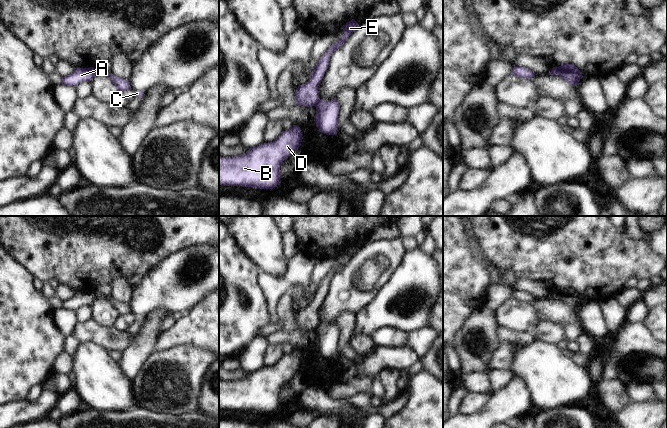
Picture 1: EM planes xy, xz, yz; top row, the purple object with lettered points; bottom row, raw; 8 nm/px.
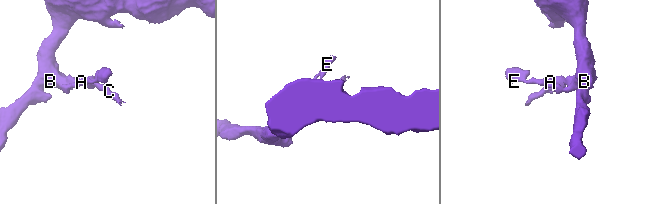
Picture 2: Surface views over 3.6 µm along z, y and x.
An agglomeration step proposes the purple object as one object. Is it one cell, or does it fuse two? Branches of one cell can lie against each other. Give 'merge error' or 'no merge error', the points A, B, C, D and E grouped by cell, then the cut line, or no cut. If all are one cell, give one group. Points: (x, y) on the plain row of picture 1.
merge error; groups A B D E / C; cut xz (319, 322), (314, 329)

